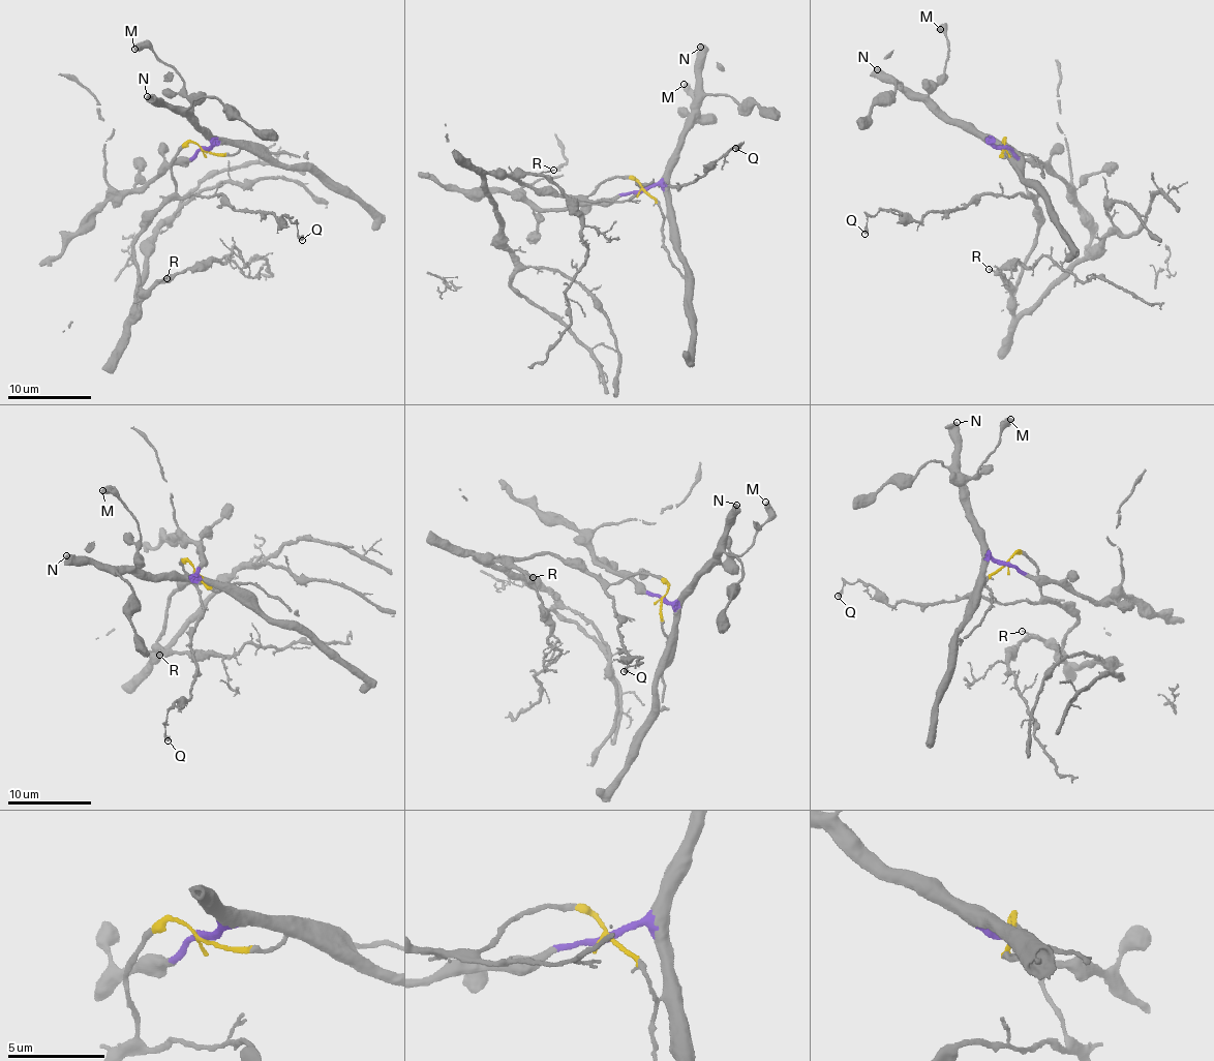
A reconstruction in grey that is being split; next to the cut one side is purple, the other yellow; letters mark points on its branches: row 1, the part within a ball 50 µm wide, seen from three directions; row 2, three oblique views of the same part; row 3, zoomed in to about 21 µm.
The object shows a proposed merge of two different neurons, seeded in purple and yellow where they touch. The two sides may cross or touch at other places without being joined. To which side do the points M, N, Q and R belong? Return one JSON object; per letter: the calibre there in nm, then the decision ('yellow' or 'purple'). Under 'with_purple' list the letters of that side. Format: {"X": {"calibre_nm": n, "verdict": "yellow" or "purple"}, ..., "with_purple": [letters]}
{"M": {"calibre_nm": 480, "verdict": "purple"}, "N": {"calibre_nm": 550, "verdict": "purple"}, "Q": {"calibre_nm": 280, "verdict": "yellow"}, "R": {"calibre_nm": 110, "verdict": "yellow"}, "with_purple": ["M", "N"]}

